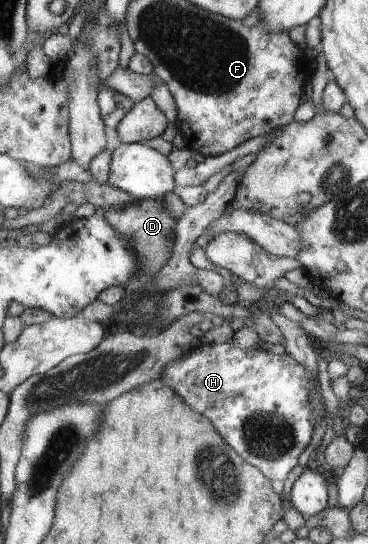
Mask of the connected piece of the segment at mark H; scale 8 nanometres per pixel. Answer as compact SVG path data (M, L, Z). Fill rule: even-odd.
M229 340L222 344L206 344L195 350L191 350L184 358L178 359L175 363L168 365L161 379L163 379L166 384L169 384L169 387L172 387L196 412L207 417L217 428L217 431L220 431L220 434L224 436L225 441L227 441L246 462L253 464L264 472L264 474L268 476L268 479L278 479L281 481L288 479L289 477L287 475L295 469L295 465L297 465L297 461L299 461L299 455L301 455L303 450L307 449L307 447L311 445L311 441L313 441L313 433L315 433L316 425L314 411L310 404L308 388L310 384L310 371L296 359L293 359L293 356L289 355L287 351L277 355L269 351L261 351L260 346L251 350L241 349L241 347L231 345Z

